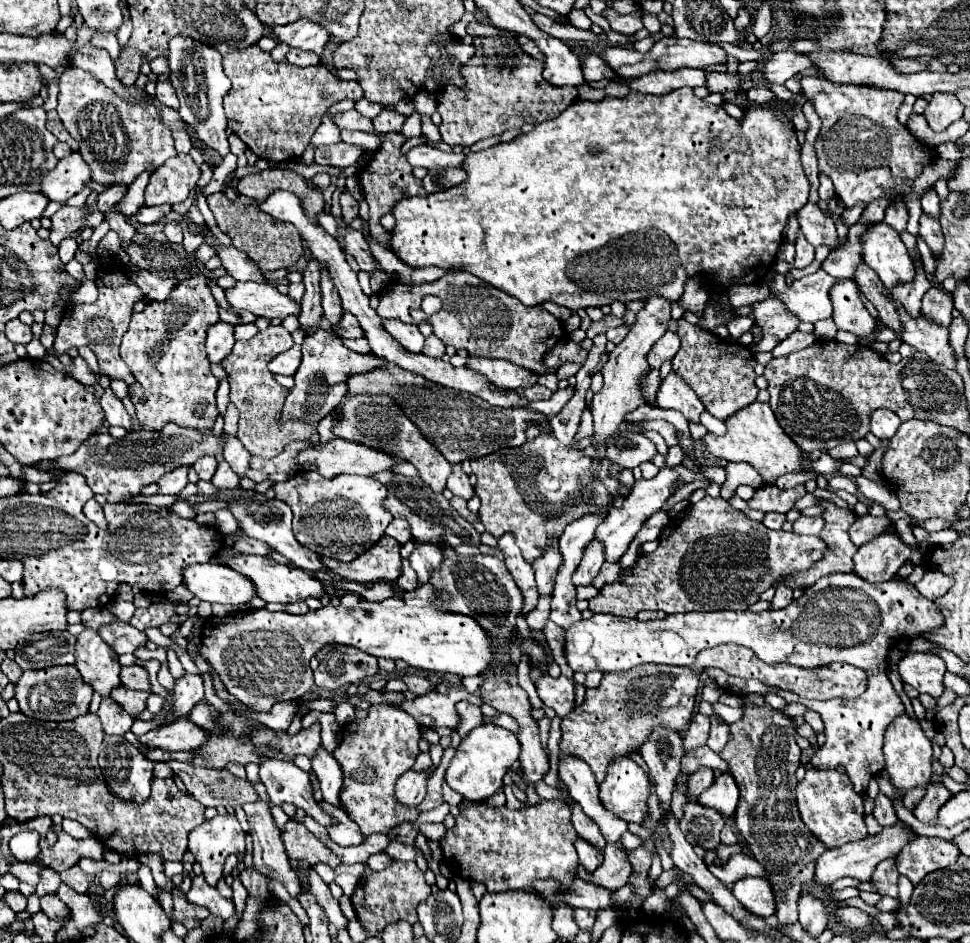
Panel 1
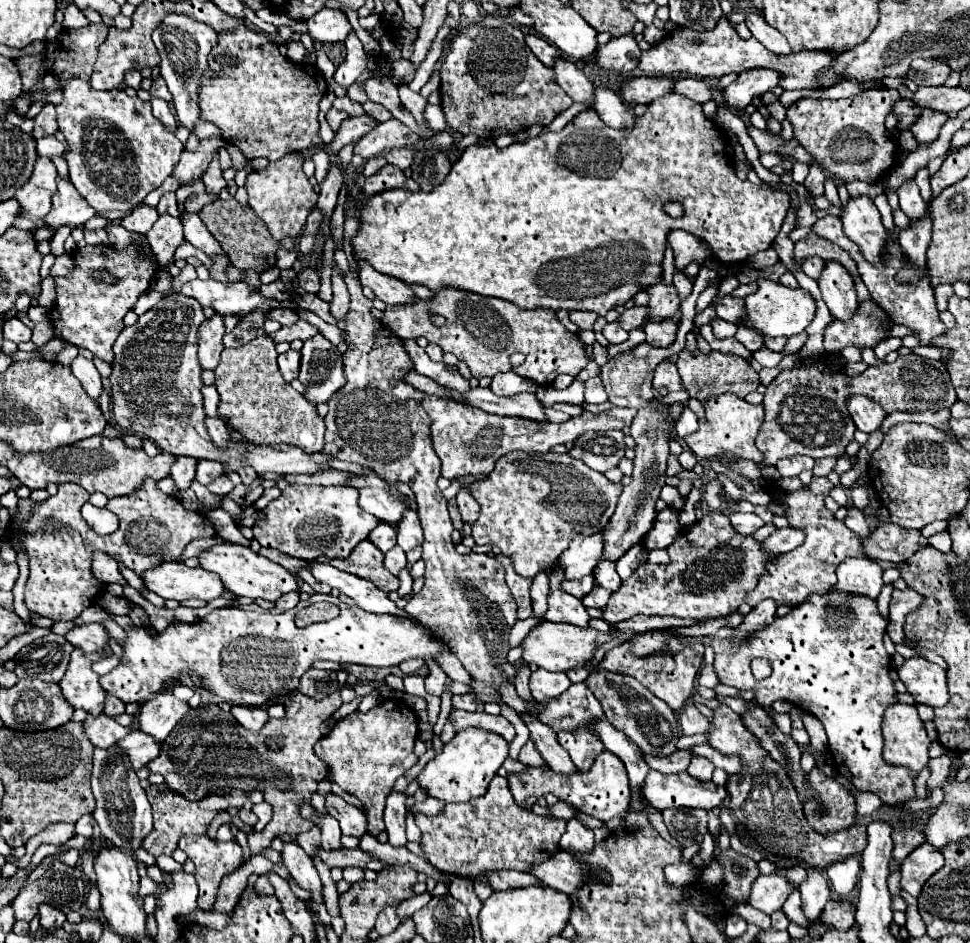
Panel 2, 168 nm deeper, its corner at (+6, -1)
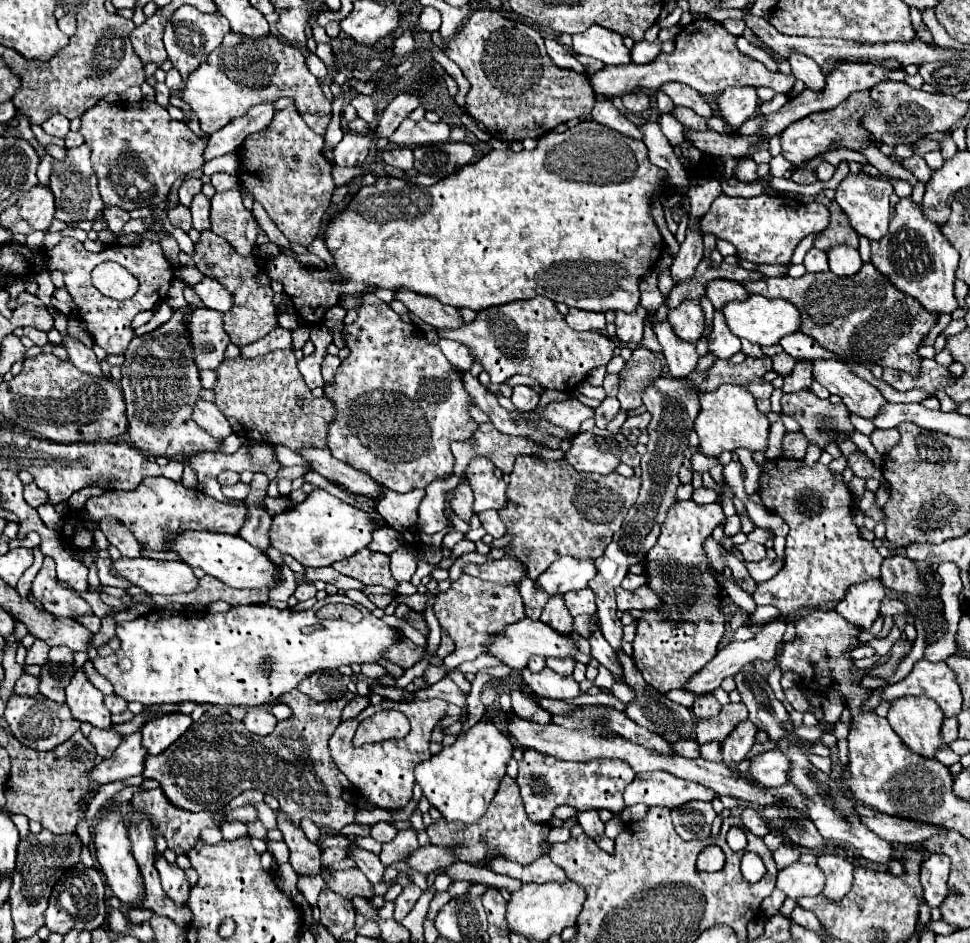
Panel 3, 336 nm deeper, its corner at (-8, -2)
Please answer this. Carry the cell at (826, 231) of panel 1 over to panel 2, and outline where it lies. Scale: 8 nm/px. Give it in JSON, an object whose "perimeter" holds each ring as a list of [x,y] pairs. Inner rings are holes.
{"perimeter":[[[828,215],[824,219],[818,219],[812,227],[814,233],[818,233],[820,237],[840,245],[842,249],[846,249],[850,253],[850,257],[856,261],[858,265],[858,273],[864,281],[864,285],[868,287],[870,295],[874,301],[878,301],[878,305],[882,305],[894,319],[894,323],[898,325],[906,325],[914,331],[916,337],[920,337],[922,345],[930,345],[930,337],[936,337],[936,335],[942,335],[946,333],[946,327],[944,323],[940,321],[938,317],[938,309],[936,309],[936,299],[934,299],[934,289],[930,285],[930,275],[928,273],[922,273],[920,281],[918,283],[900,283],[896,281],[896,273],[906,269],[906,255],[902,251],[902,247],[898,245],[898,239],[894,235],[888,237],[888,243],[886,243],[886,249],[882,251],[882,263],[884,263],[884,269],[876,269],[870,261],[864,259],[862,251],[858,249],[858,245],[854,245],[852,241],[848,241],[846,233],[842,231],[842,221],[840,217],[834,217],[834,215]]]}

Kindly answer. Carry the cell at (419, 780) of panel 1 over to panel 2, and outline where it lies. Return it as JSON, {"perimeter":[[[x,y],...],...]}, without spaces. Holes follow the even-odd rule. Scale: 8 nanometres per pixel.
{"perimeter":[[[392,791],[390,797],[386,799],[386,809],[384,809],[384,823],[386,823],[386,833],[388,833],[388,843],[394,847],[406,845],[406,795]]]}

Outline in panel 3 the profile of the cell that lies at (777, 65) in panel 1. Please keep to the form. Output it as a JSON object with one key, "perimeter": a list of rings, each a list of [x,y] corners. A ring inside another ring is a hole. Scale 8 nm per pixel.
{"perimeter":[[[732,86],[716,100],[720,116],[732,130],[738,130],[748,118],[752,118],[758,112],[758,104],[758,88],[754,86]]]}

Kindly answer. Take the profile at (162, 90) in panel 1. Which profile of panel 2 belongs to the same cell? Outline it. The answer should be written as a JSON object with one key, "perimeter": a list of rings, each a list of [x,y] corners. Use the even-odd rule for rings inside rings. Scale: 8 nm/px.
{"perimeter":[[[158,77],[158,79],[154,79],[154,81],[152,81],[150,95],[152,95],[152,97],[160,97],[160,99],[164,99],[164,101],[168,101],[168,103],[172,101],[172,95],[170,95],[170,91],[168,91],[166,83],[162,81],[162,77]]]}

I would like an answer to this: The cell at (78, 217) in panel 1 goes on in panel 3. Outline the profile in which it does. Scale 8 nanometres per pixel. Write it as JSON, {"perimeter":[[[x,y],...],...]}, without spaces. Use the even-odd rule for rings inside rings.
{"perimeter":[[[84,144],[68,150],[66,160],[54,164],[50,186],[52,186],[54,198],[56,198],[56,218],[66,224],[80,222],[80,220],[96,220],[96,216],[100,216],[104,212],[104,202],[98,194],[96,174],[90,164],[90,150]]]}

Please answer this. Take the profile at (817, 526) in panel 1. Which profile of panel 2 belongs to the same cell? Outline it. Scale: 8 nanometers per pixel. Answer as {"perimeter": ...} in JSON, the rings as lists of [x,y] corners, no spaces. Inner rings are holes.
{"perimeter":[[[786,527],[786,529],[776,529],[768,539],[764,539],[762,549],[768,553],[768,557],[776,557],[796,549],[802,541],[804,541],[804,531]]]}

